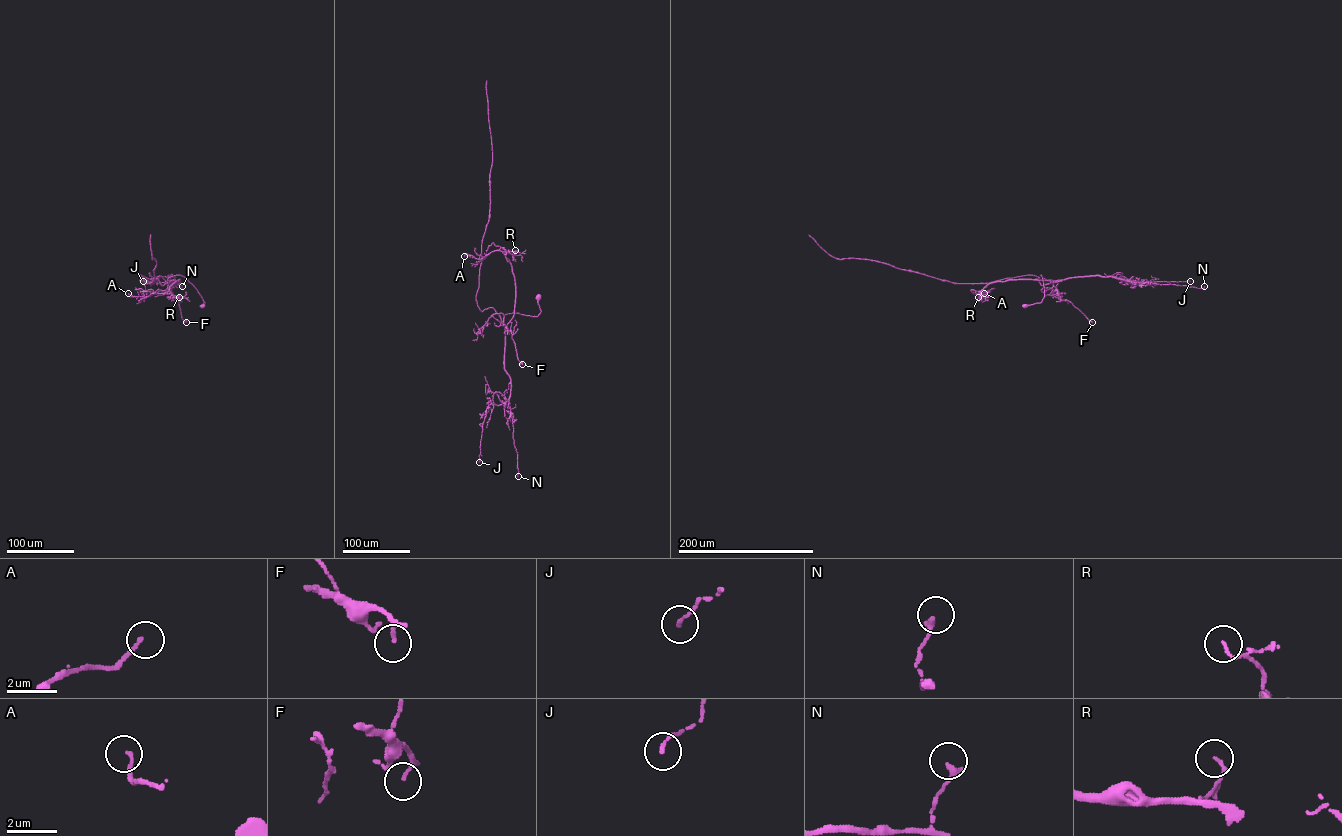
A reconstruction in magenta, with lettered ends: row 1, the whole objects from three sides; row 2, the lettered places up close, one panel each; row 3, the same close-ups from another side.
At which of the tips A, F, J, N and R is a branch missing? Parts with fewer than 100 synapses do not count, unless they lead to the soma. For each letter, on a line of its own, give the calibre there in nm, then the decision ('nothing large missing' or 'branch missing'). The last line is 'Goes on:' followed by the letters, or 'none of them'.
A: 140 nm thick; nothing large missing
F: 150 nm thick; nothing large missing
J: 130 nm thick; nothing large missing
N: 220 nm thick; nothing large missing
R: 120 nm thick; nothing large missing
Goes on: none of them

